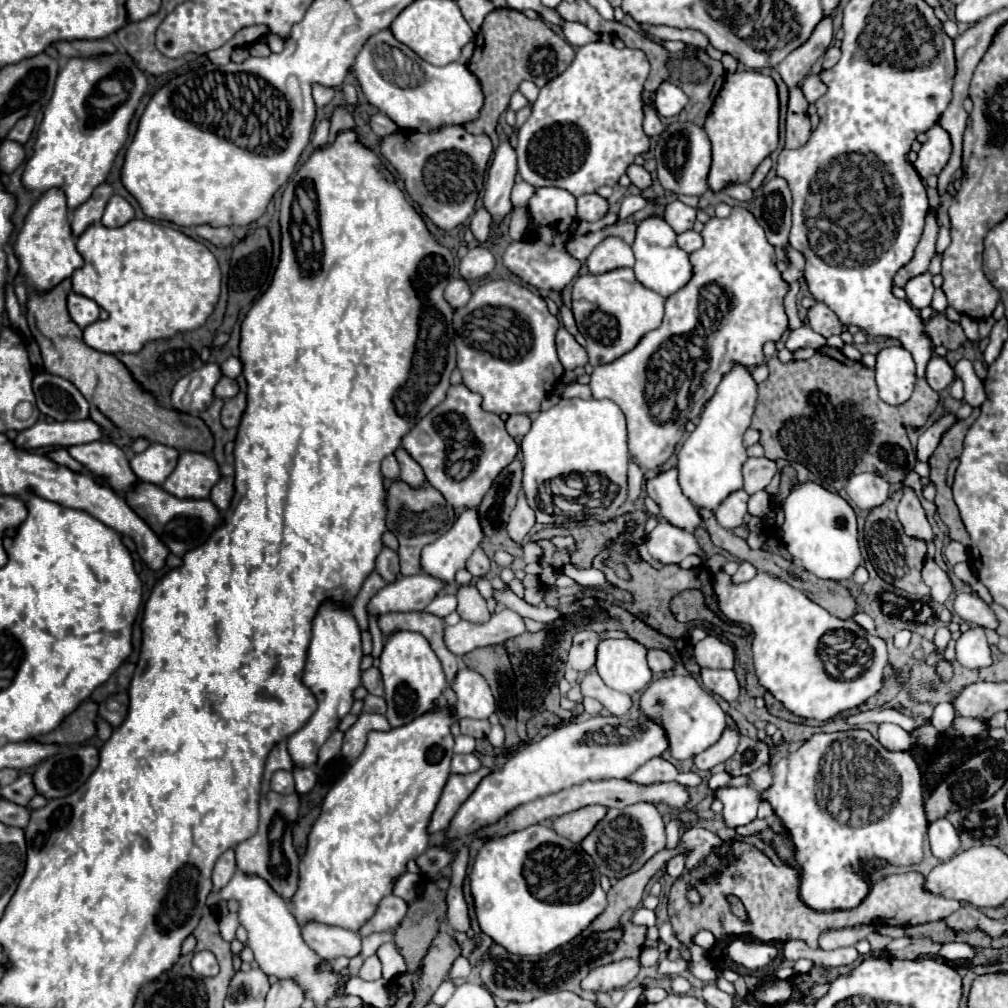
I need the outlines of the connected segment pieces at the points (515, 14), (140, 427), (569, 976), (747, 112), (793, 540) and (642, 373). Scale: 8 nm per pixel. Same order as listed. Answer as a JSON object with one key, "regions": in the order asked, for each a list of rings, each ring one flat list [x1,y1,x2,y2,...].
{"regions":[[[496,8,490,12,476,34,476,48,468,62,470,72,478,78,484,94,486,108,482,106,480,116,472,122,466,122,464,128,470,134,492,134,498,126,498,118,508,108,512,92,516,92,522,80,534,82,542,88,546,82,562,74,574,60,574,48,542,20,530,20,522,12,512,8]],[[64,280,50,292,32,294,28,298,26,318,40,346,44,370,54,376,70,380,92,406,96,406,128,436,146,438,148,442,160,442,180,452,190,450,190,452,212,454,214,448,212,432,198,416,160,406,154,400,154,396,150,396,150,392,142,392,142,386,134,380,134,376,130,376,130,370,114,354,104,354,84,344,82,328,72,322,66,310,66,296,70,290,72,290,70,280]],[[704,828,686,830,680,844,674,850,660,850,638,872,624,876,616,884,612,884,612,888,608,892,608,908,578,938,574,938,572,942,568,942,562,948,556,948,554,952,540,954,540,956,516,956,516,954,506,952,498,944,494,944,494,948,490,946,488,954,480,962,480,978,482,978,484,986,488,988,490,994,494,994,502,1000,514,1000,514,1002,526,1002,526,1000,538,998,538,996,542,996,546,992,554,992,554,990,570,990,586,1000,596,1000,594,992,582,992,582,988,580,988,582,978,586,978,586,974,596,966,604,966,604,964,610,964,610,962,616,962,622,958,638,958,642,952,642,946,646,940,646,928,634,926,632,914,642,904,642,892,644,892,646,884,650,882,650,878,672,856,676,856,680,852,688,852,686,868,694,870,720,844,724,844,724,840,710,830,704,830]],[[756,70,726,76,726,82,704,124,712,144,712,170,708,184,714,192,734,182,748,182,756,166,778,148,778,114,778,88,770,76]],[[814,482,796,484,784,502,784,514,784,546,796,564,818,578,836,582,852,578,862,556,858,548,856,514,842,496,832,494]],[[734,206,728,218,724,220,710,218,700,234,704,238,704,246,690,254,694,276,680,292,676,292,666,300,666,316,662,326,658,330,648,332,640,340,640,344,628,354,624,354,622,358,614,360,612,364,596,366,590,380,592,398,596,400,608,398,614,404,618,404,620,410,624,412,630,432,630,458,642,470,656,470,658,466,666,464,666,460,674,454,674,448,684,434,686,422,700,416,704,404,714,394,722,376,730,372,734,364,742,364,746,368,764,364,762,346,770,340,778,342,784,330,788,328,784,298,790,290,790,284,782,278,776,264,775,248,772,244,768,244,766,234,756,222,756,218,746,208]]]}

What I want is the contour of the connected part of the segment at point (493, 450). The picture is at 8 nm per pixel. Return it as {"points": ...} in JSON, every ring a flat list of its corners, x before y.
{"points":[[452,384,446,392,444,402,440,402,436,408,432,408,404,438,402,446,410,452,410,456,424,468,426,480,442,492,442,496,454,506,454,508,476,508,488,488,492,486,494,478,516,458,518,444,514,438,506,432,504,420,498,414,482,410,482,396,470,392,464,384]]}

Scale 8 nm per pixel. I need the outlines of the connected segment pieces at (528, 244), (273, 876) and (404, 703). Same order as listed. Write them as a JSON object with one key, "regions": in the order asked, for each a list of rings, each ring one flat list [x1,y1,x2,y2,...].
{"regions":[[[536,188,534,196,528,200,528,212,534,232,528,240,512,242,502,256,502,264,524,284,562,294,582,268,582,262,566,252,566,244,572,236,570,228,576,222,576,196,562,188]],[[276,792,262,794,260,824,258,824,256,834,236,846,238,870,264,878,274,888,274,892,278,892,280,896,284,896,288,900,292,898,292,894,296,892,296,886,298,886,300,858,292,846,292,826,298,818,298,806,300,806,298,794,290,794,290,796,276,794]],[[398,632,386,638,380,656,380,672,384,678,384,698,388,702,386,718,392,728,410,724,410,720,416,720,422,712,436,708,442,690,446,688,446,678,438,656,432,652,426,638,416,632]]]}

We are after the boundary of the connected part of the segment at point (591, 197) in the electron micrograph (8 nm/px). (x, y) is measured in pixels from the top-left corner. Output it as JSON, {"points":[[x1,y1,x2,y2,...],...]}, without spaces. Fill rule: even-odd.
{"points":[[582,194,578,196,578,220,596,222,604,218,608,212,608,200,598,194]]}

